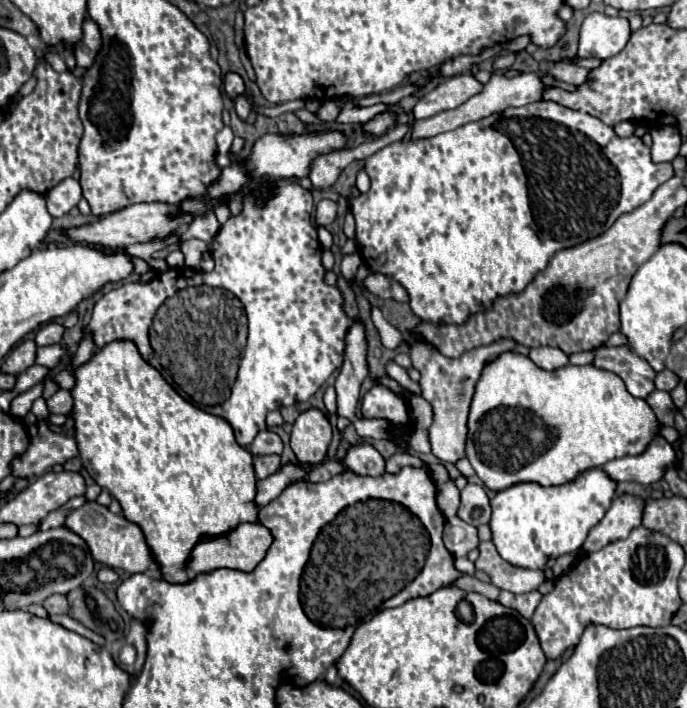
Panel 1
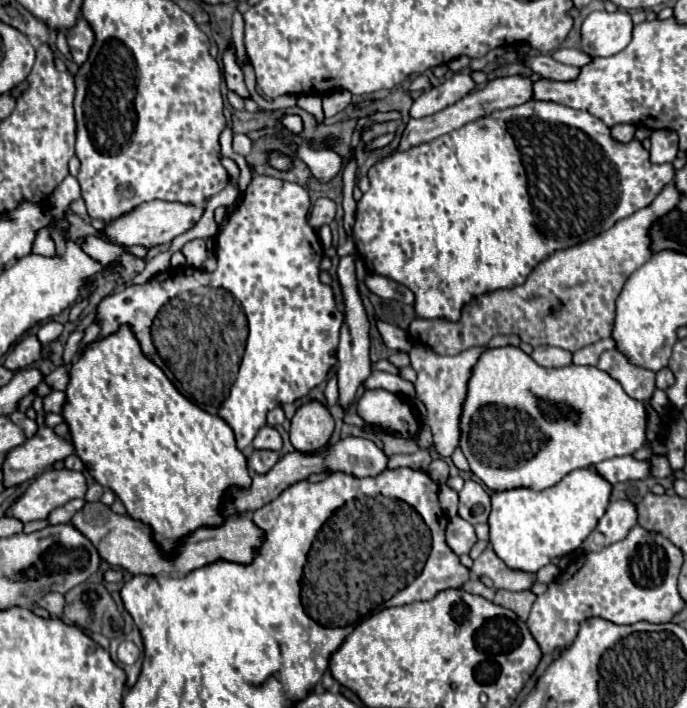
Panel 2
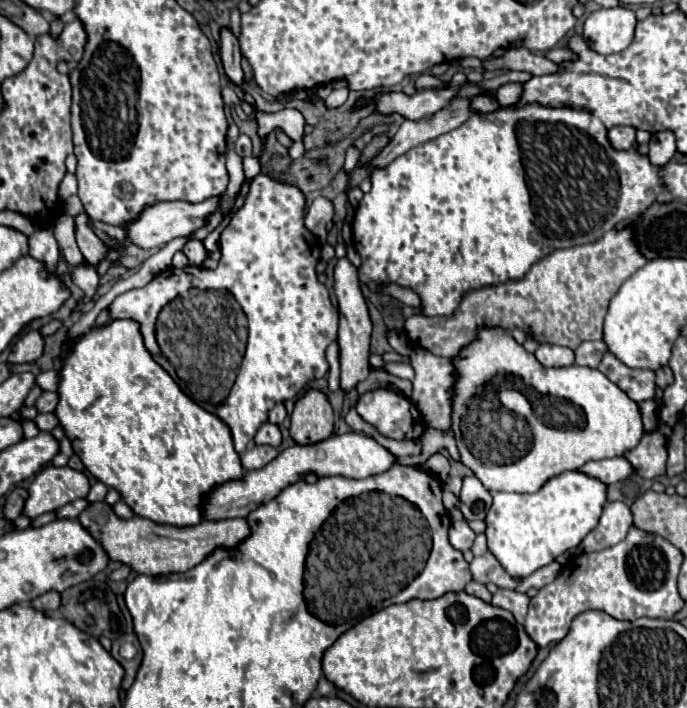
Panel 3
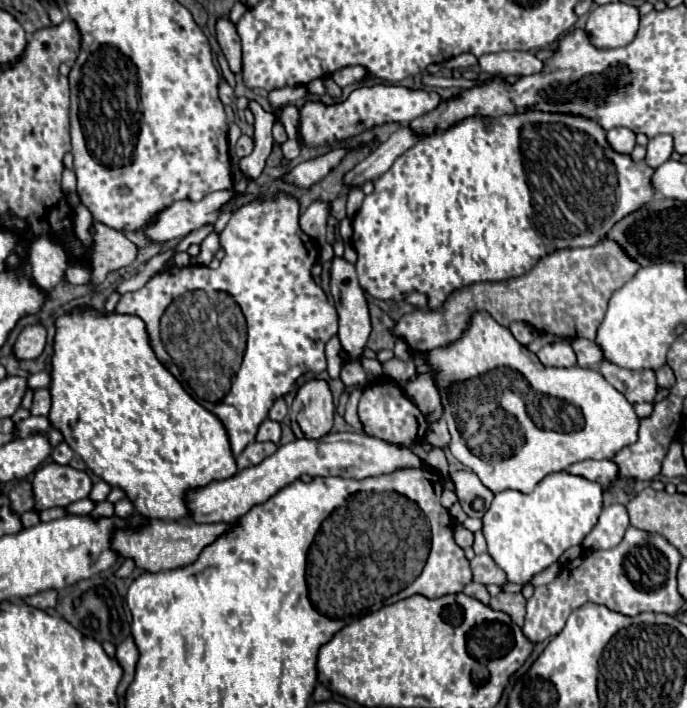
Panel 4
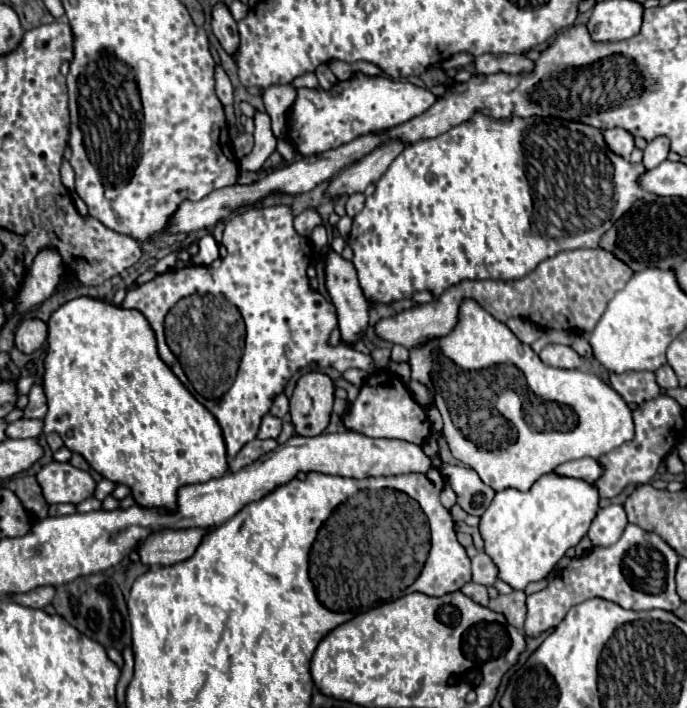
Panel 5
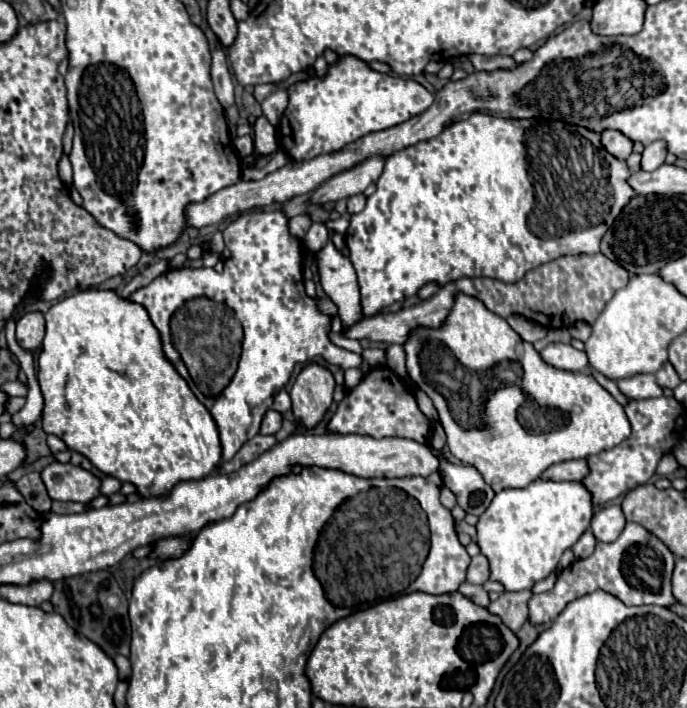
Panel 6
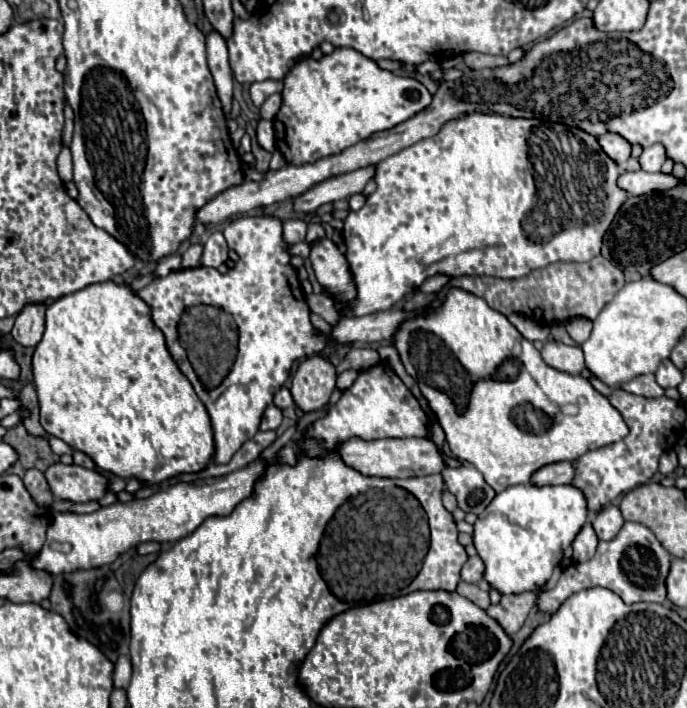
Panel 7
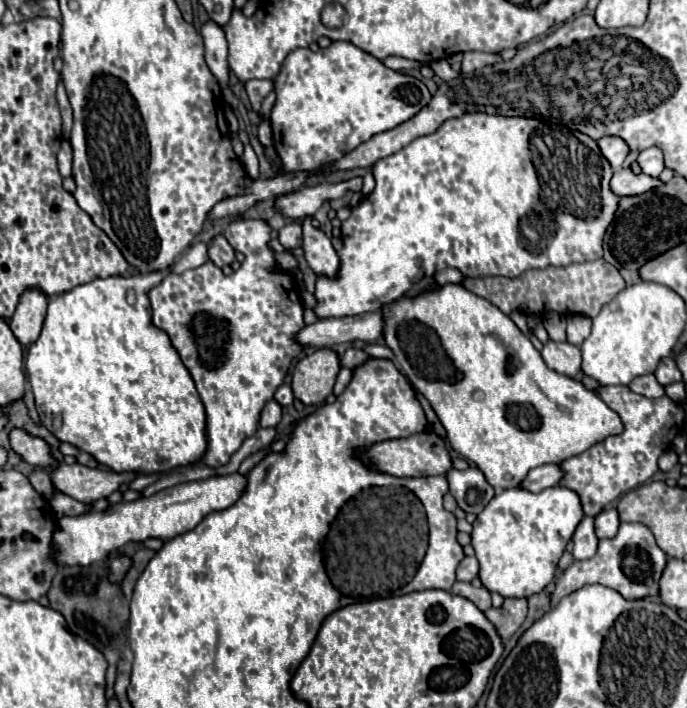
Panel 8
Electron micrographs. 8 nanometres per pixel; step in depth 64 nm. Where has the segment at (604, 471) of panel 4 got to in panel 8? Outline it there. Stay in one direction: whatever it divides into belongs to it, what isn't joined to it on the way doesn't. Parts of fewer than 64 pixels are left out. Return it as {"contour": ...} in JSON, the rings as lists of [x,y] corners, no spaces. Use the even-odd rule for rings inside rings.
{"contour":[[[544,464],[544,466],[538,466],[536,470],[530,470],[526,474],[524,482],[520,482],[520,486],[524,490],[530,490],[530,492],[542,492],[550,486],[556,486],[562,476],[564,476],[564,472],[560,470],[560,466]]]}

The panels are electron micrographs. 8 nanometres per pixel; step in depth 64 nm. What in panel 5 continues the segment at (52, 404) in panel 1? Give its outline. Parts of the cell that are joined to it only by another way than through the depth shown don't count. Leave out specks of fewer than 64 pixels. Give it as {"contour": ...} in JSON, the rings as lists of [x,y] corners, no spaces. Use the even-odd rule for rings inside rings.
{"contour":[[[34,384],[34,386],[30,388],[30,394],[28,394],[28,406],[24,408],[24,418],[42,420],[46,412],[48,412],[48,406],[46,406],[44,390],[42,390],[40,384]]]}

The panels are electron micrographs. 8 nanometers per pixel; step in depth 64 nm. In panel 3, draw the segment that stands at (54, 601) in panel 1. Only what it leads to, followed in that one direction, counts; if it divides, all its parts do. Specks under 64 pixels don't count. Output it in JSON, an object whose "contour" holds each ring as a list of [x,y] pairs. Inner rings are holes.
{"contour":[[[58,592],[42,594],[40,598],[32,600],[32,606],[34,606],[36,610],[58,610],[58,606],[60,606],[60,594],[58,594]]]}

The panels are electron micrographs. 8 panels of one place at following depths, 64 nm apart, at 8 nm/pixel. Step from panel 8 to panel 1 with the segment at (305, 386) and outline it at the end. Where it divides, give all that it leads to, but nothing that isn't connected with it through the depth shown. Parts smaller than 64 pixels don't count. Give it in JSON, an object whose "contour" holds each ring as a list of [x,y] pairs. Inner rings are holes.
{"contour":[[[322,410],[302,412],[290,434],[290,446],[302,464],[318,464],[326,456],[326,448],[332,438],[332,426]]]}

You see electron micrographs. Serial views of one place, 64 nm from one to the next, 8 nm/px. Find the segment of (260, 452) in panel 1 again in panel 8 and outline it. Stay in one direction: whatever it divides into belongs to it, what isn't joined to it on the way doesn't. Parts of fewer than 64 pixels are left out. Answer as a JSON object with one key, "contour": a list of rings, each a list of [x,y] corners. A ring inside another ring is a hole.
{"contour":[[[270,400],[264,410],[262,410],[262,416],[260,416],[260,426],[262,428],[268,428],[268,426],[276,426],[282,418],[282,406],[276,402],[276,400]]]}

